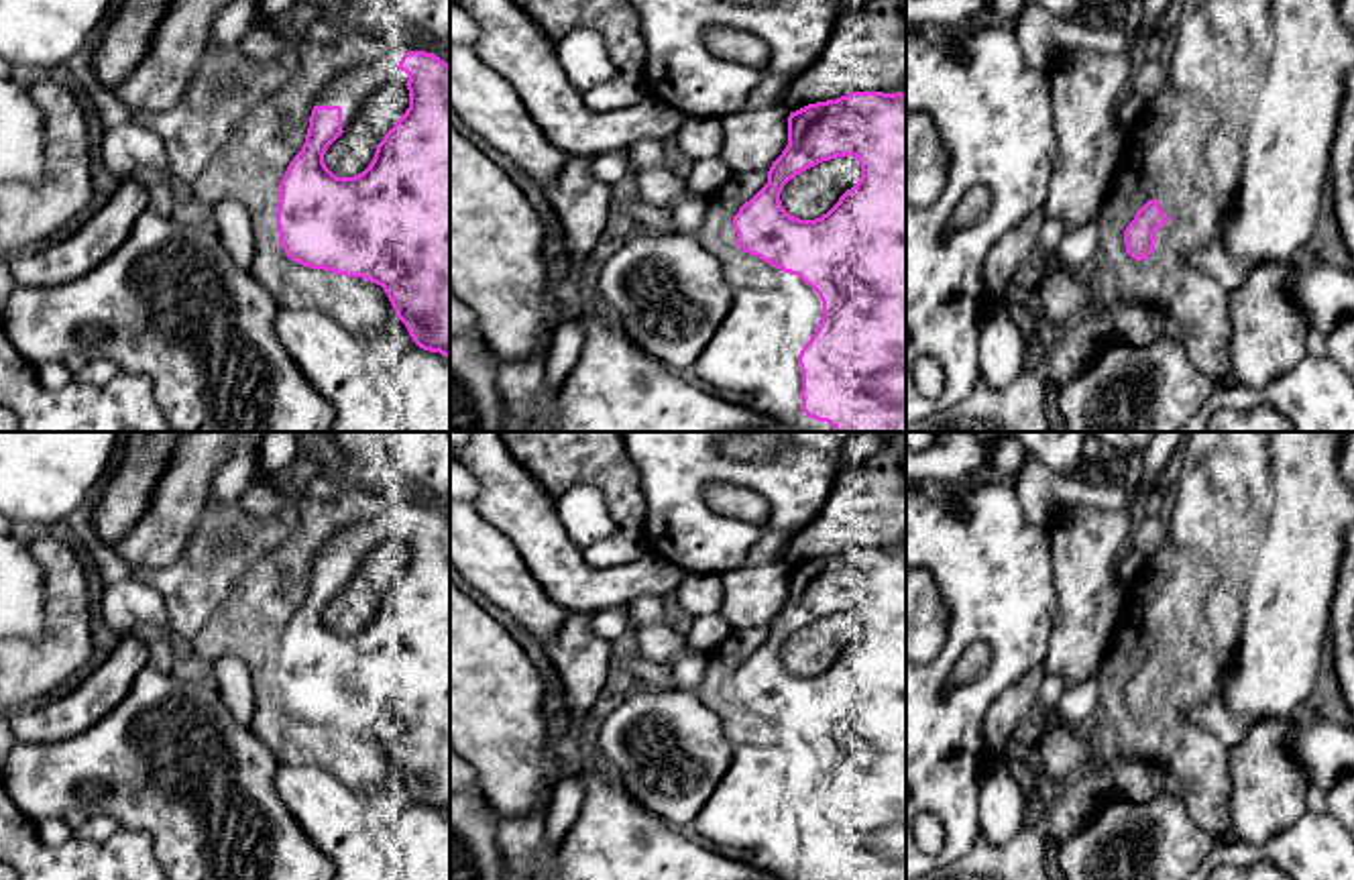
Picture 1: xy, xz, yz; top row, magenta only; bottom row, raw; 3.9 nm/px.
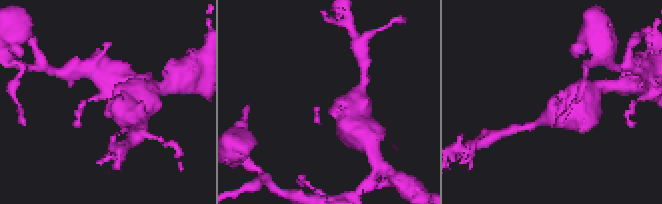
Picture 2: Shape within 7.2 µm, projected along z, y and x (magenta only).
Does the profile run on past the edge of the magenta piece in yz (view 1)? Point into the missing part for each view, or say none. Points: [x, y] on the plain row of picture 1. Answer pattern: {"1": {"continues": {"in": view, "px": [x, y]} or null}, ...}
{"1": {"continues": null}}

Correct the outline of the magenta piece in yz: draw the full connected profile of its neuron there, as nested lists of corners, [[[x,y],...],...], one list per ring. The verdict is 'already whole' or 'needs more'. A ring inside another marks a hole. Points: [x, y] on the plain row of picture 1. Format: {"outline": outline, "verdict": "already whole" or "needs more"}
{"outline": [[[1148,656],[1124,686],[1126,709],[1136,717],[1144,717],[1154,707],[1154,689],[1169,676],[1159,658]]], "verdict": "already whole"}

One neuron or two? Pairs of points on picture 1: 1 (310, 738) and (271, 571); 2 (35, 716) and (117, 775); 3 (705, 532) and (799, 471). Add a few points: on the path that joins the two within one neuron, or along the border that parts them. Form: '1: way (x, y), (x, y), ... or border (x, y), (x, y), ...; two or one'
1: way (267, 705), (263, 616); one
2: border (106, 713), (74, 736), (21, 744); two
3: way (695, 493), (695, 483), (705, 473), (760, 473); one

